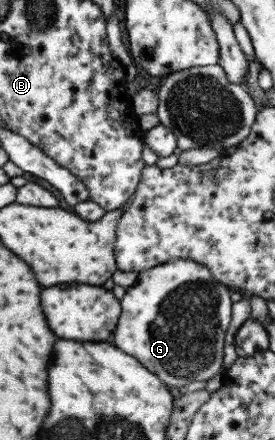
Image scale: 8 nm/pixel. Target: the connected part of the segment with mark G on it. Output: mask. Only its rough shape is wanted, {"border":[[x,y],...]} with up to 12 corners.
{"border":[[176,258],[143,270],[114,344],[176,392],[221,372],[231,292]]}

